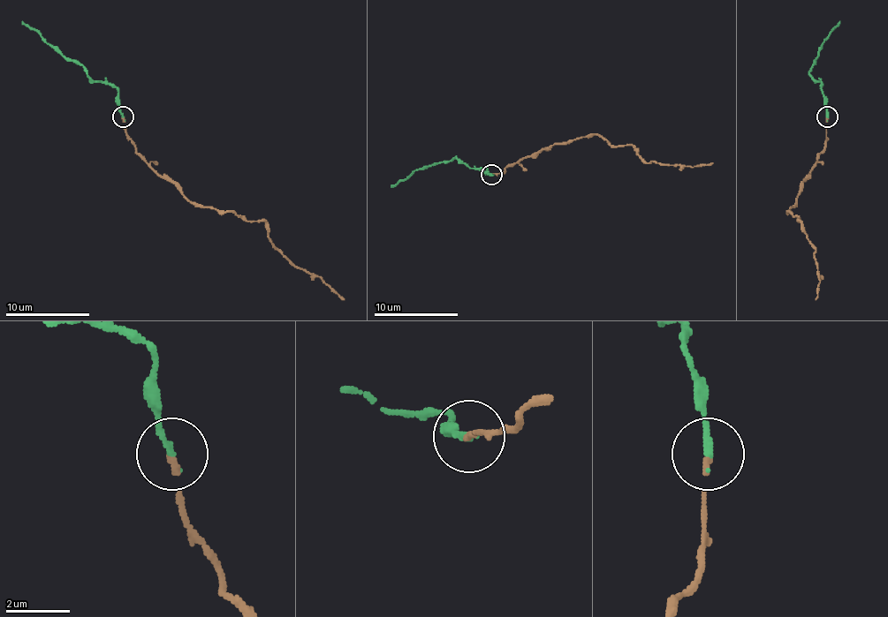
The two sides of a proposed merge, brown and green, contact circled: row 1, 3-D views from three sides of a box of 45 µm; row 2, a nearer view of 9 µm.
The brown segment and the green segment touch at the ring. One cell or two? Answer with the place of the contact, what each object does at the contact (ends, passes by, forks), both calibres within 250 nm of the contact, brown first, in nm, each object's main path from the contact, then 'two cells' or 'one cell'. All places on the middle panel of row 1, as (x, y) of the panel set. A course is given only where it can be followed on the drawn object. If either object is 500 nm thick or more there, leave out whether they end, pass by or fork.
(491, 175) | brown ends | green ends | 150/180 nm | brown via (491, 175), (543, 147), (589, 135), (602, 135), (612, 146), (632, 146), (646, 162), (688, 167), (713, 162) | green via (491, 175), (487, 170), (466, 167), (455, 156), (421, 167), (390, 187) | one cell

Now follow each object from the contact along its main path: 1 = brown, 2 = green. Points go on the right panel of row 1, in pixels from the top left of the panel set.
1: (828, 116), (823, 150), (788, 211), (798, 219), (815, 249), (819, 276), (815, 299)
2: (828, 116), (819, 81), (808, 71), (819, 48), (840, 20)

